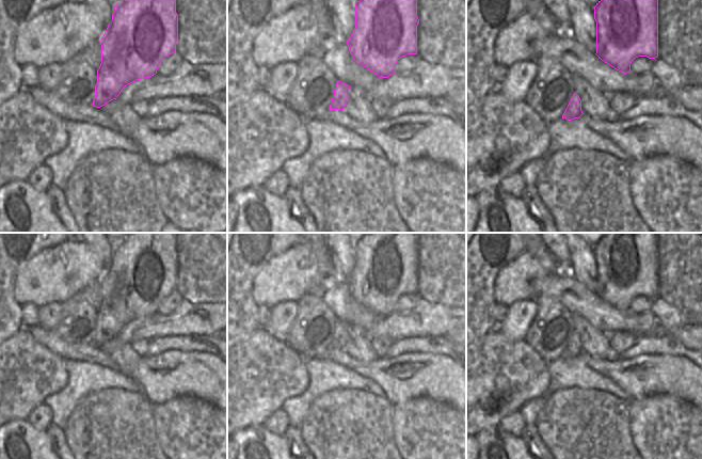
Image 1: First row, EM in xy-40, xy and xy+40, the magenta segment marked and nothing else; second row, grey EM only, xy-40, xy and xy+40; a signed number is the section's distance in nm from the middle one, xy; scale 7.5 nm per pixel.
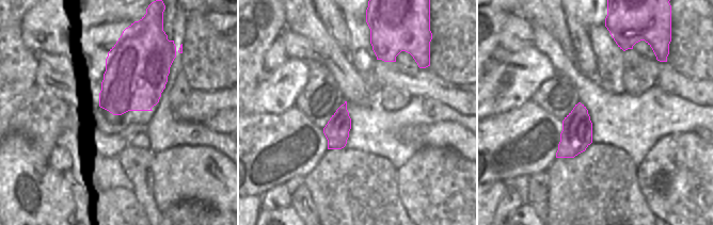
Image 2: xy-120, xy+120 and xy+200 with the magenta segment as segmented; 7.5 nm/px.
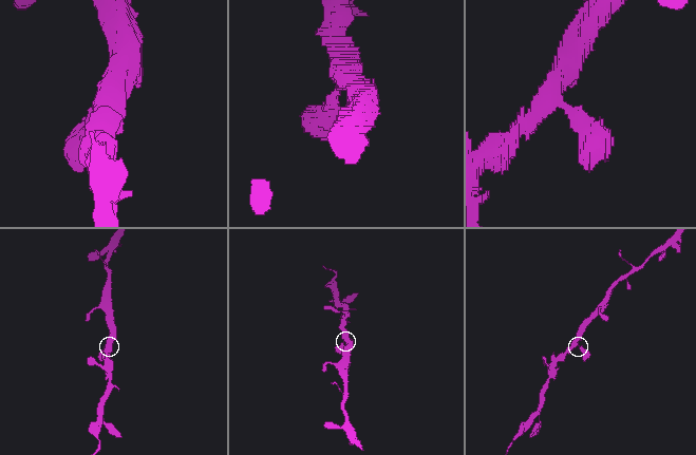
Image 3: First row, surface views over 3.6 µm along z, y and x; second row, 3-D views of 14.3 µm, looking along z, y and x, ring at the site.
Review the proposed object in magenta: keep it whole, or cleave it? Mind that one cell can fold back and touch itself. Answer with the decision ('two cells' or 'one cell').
one cell

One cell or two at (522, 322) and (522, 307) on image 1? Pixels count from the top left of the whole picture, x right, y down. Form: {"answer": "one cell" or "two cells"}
{"answer": "one cell"}

